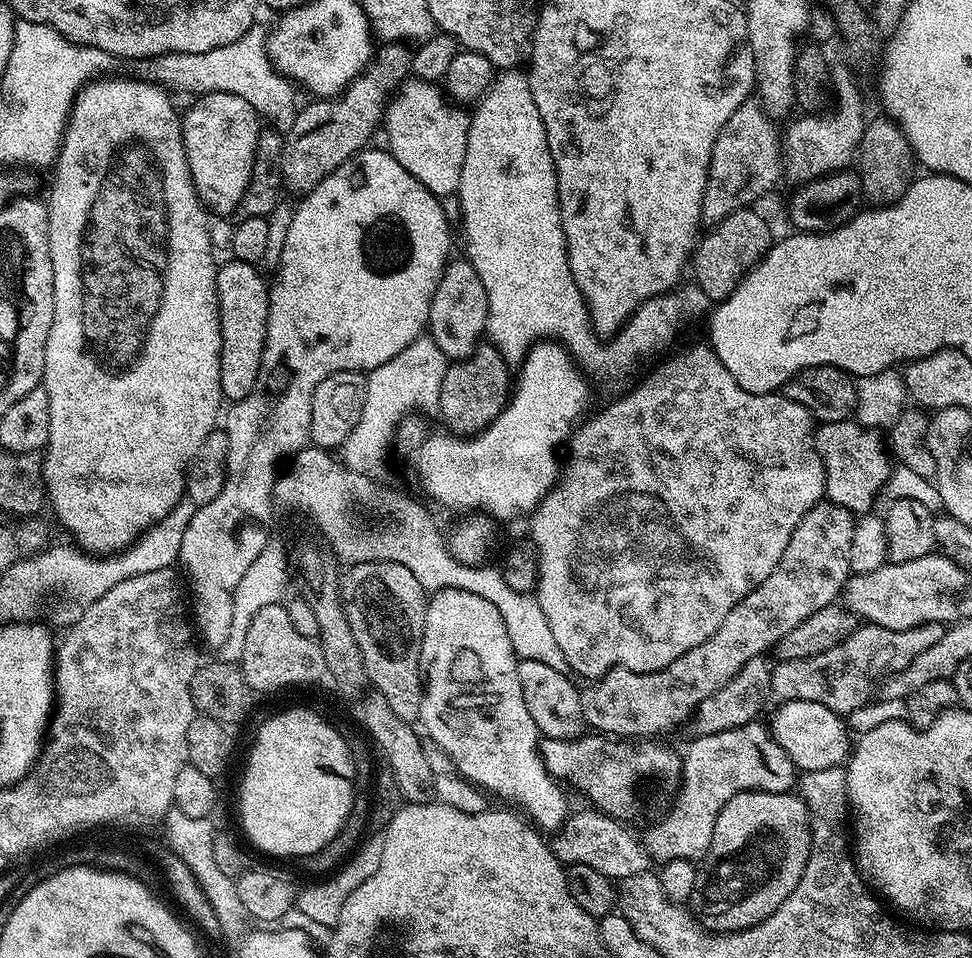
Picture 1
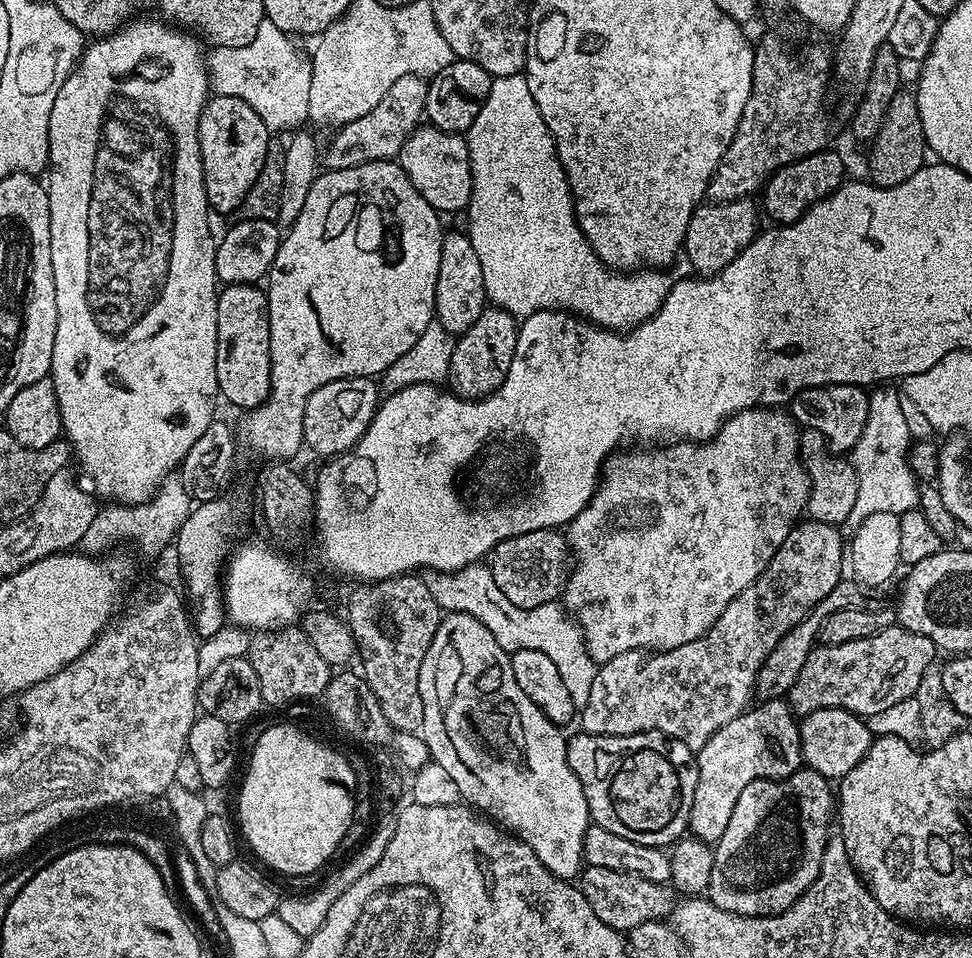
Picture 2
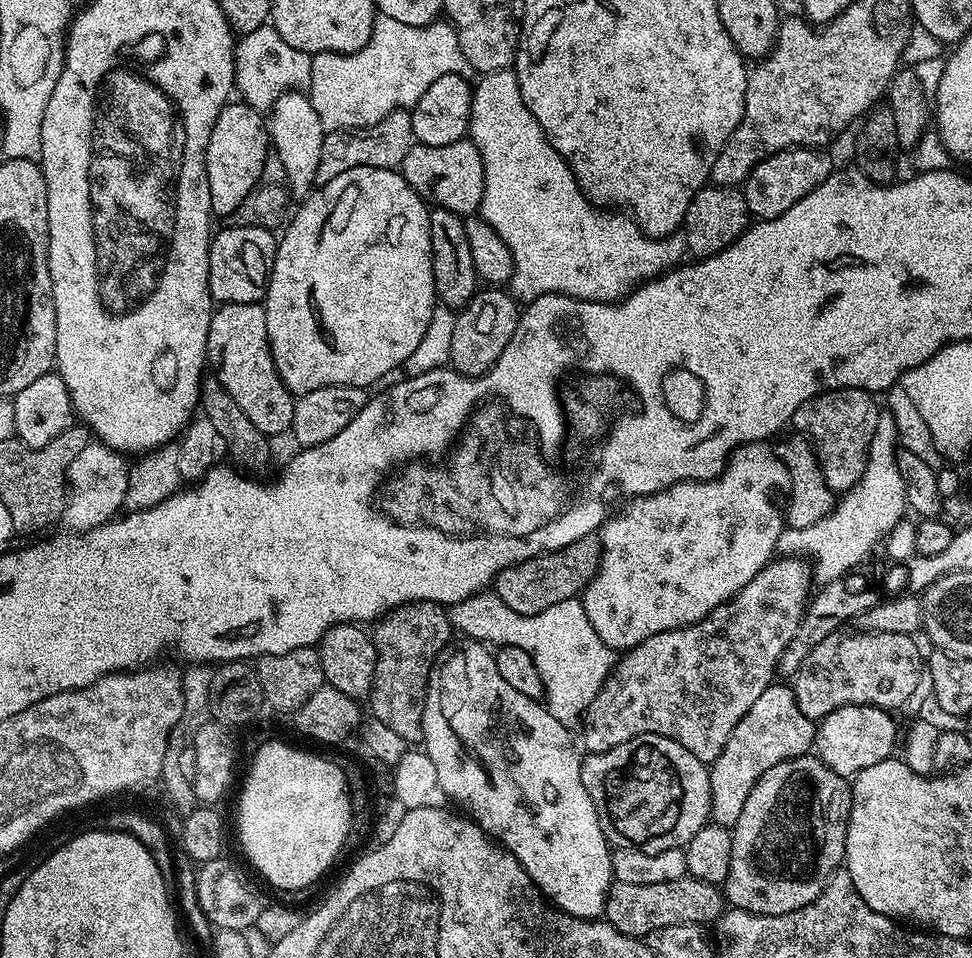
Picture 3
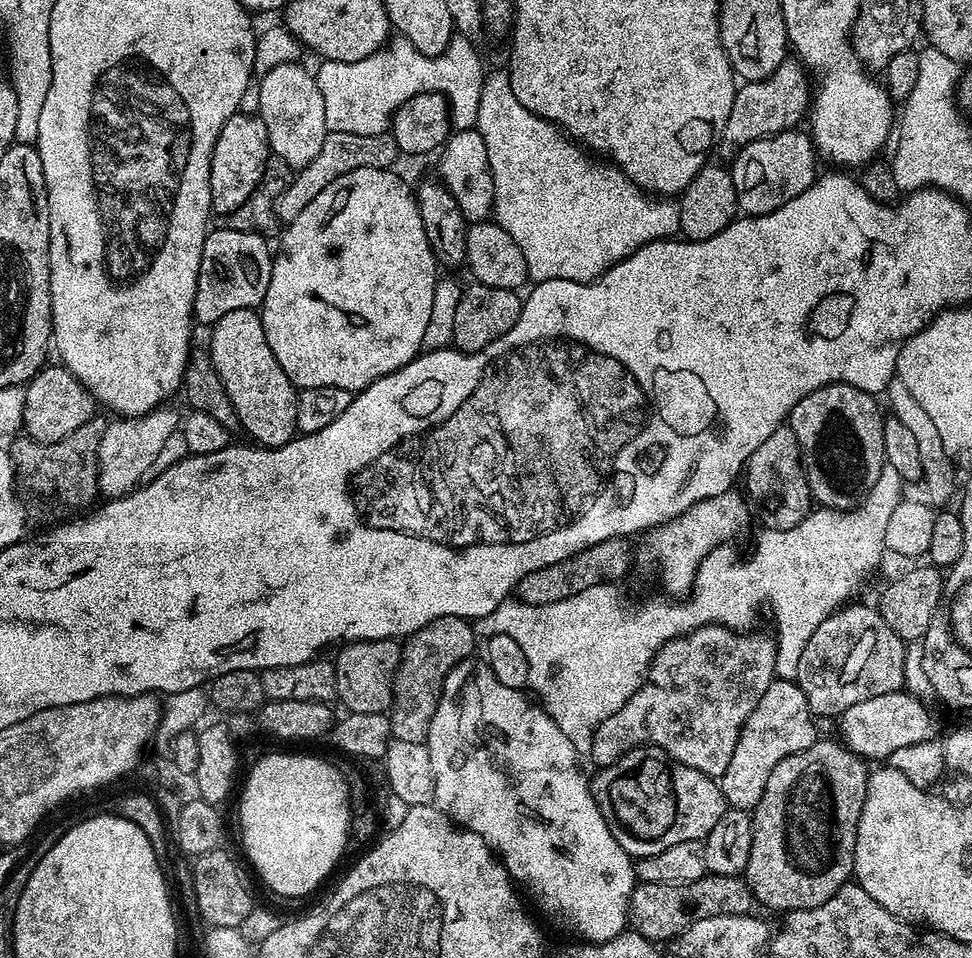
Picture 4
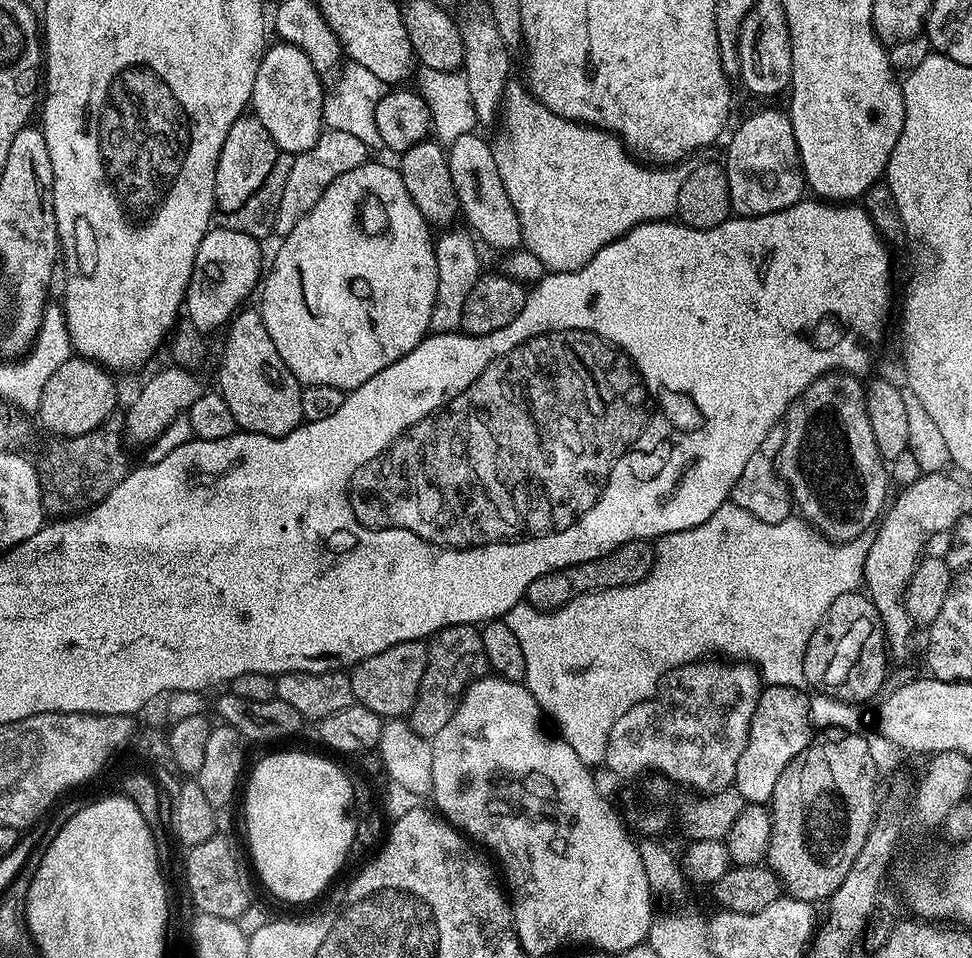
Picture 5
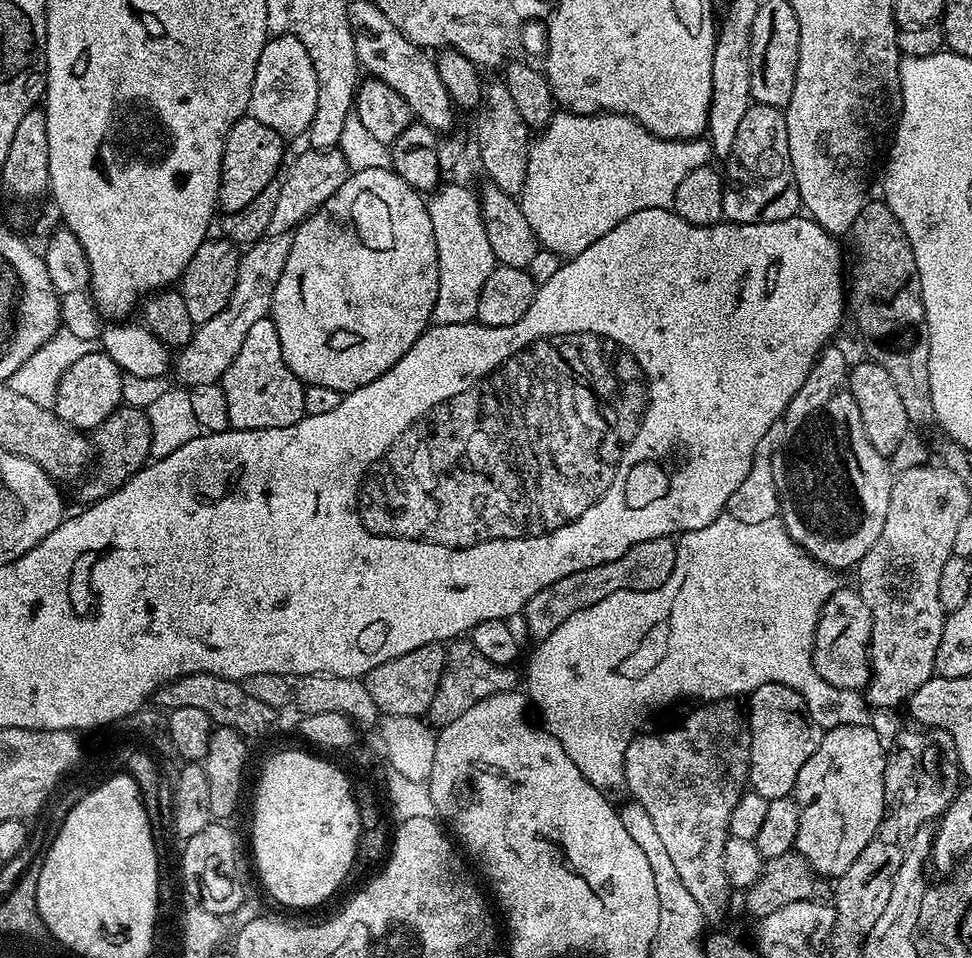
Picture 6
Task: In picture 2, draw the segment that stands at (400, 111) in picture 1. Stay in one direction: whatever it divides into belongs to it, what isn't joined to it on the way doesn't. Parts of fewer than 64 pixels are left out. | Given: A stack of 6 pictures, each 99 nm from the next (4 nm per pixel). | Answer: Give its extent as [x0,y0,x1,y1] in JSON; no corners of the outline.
[398,126,472,213]

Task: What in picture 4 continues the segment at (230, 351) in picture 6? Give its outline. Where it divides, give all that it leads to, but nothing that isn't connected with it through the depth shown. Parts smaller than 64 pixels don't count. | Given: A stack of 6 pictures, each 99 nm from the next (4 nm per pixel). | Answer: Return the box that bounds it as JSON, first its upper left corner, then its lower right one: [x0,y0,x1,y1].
[98,406,189,497]

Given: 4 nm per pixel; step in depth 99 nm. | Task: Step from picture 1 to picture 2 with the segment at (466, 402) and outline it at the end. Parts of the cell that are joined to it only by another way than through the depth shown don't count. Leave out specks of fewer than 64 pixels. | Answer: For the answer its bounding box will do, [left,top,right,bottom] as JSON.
[447,306,517,400]

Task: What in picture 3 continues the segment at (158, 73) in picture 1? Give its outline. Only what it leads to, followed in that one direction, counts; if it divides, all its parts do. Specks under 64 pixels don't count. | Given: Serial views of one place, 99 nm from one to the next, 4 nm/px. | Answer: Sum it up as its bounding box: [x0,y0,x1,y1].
[236,26,312,113]

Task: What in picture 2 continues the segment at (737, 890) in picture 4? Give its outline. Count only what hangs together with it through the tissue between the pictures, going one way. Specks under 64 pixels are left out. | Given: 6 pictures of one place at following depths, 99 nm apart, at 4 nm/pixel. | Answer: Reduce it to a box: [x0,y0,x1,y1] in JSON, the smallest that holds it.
[578,864,678,934]

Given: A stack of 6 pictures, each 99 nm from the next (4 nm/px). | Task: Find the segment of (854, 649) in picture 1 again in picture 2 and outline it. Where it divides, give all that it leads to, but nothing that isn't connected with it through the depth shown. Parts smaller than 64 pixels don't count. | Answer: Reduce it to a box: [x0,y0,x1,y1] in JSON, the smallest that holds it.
[786,626,938,718]

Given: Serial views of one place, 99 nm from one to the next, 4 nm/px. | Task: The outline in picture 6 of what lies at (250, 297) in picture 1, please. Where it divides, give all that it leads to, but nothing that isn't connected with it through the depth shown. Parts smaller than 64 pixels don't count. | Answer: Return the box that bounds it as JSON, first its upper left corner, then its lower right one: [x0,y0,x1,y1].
[222,316,305,430]

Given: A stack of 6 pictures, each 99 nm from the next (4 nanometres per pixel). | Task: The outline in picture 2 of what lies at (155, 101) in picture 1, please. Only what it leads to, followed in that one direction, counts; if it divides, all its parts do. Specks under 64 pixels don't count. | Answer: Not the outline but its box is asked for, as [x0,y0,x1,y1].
[48,18,220,504]

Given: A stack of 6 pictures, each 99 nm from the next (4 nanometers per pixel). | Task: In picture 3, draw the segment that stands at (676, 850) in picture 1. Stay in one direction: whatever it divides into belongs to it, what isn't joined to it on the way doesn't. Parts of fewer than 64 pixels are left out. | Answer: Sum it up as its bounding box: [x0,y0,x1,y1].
[710,682,816,826]

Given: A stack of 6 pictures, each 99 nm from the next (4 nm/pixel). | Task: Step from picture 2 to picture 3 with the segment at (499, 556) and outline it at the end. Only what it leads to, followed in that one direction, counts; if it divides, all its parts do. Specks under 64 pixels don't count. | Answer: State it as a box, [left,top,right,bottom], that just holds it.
[494,534,600,606]

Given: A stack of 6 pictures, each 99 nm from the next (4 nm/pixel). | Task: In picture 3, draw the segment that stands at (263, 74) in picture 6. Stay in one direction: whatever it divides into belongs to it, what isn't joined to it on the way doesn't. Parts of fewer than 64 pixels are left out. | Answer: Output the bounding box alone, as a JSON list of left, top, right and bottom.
[268,90,326,201]

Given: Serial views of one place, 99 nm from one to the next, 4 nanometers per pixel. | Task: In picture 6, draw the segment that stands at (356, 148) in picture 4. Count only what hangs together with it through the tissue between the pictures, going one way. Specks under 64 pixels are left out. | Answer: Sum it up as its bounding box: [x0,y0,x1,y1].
[268,147,350,236]

